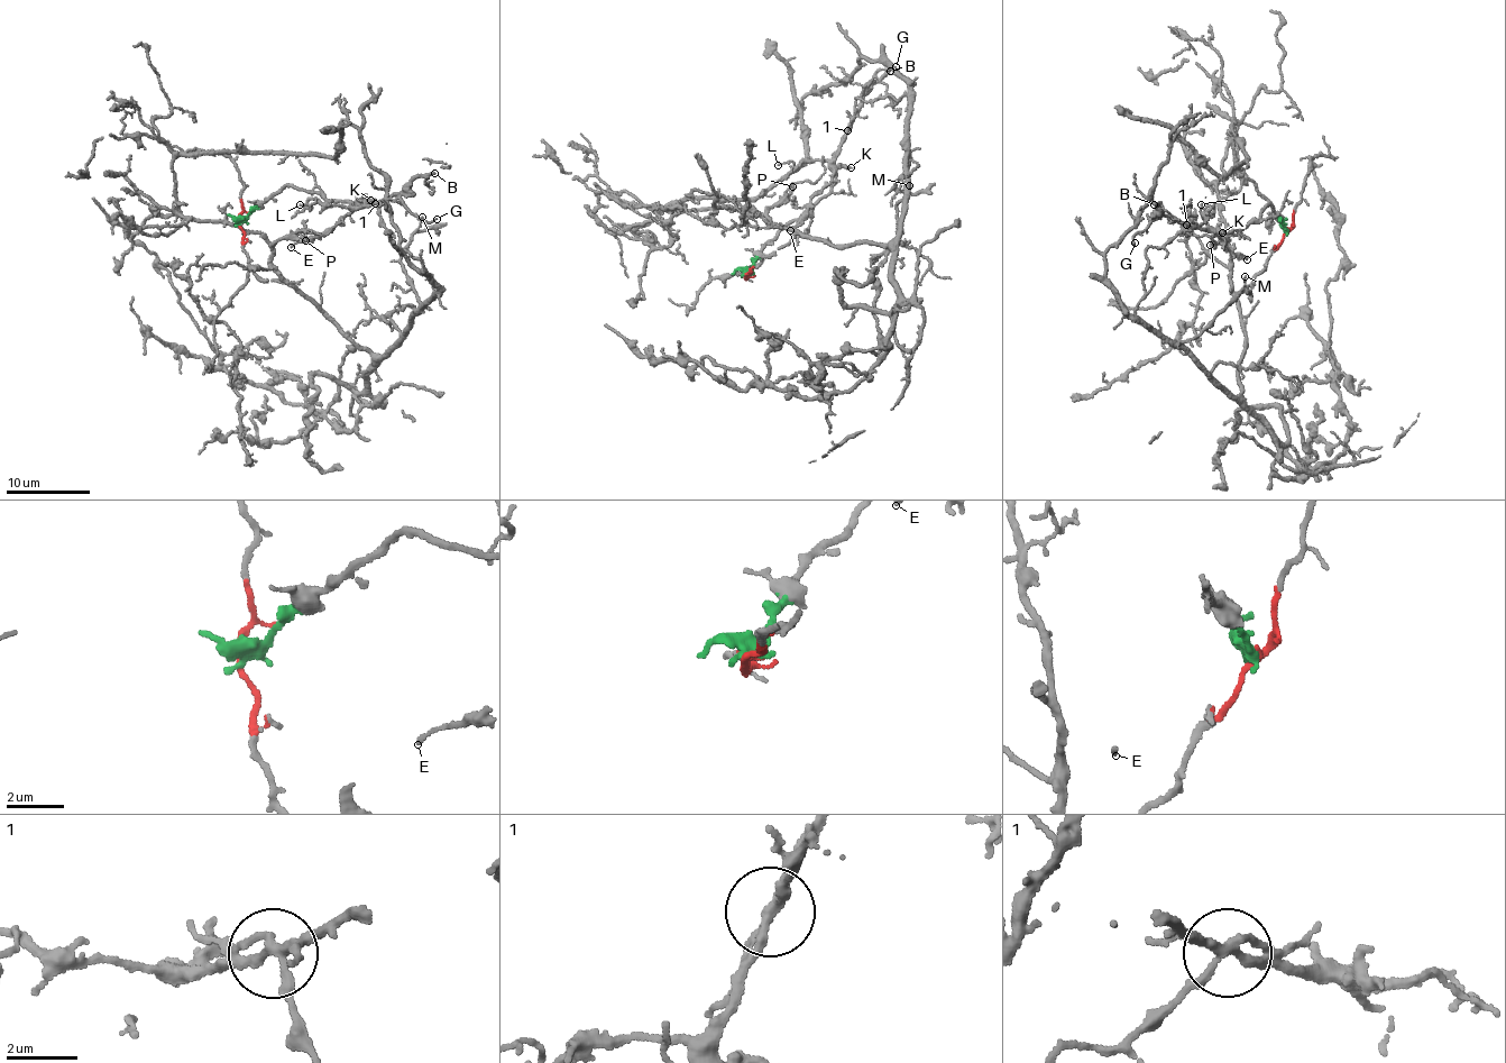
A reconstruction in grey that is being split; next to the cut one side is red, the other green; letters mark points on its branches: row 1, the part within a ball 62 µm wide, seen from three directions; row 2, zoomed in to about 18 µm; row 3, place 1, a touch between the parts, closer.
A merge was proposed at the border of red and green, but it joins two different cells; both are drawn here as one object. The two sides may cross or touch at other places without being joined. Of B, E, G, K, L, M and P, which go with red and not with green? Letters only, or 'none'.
M, P

